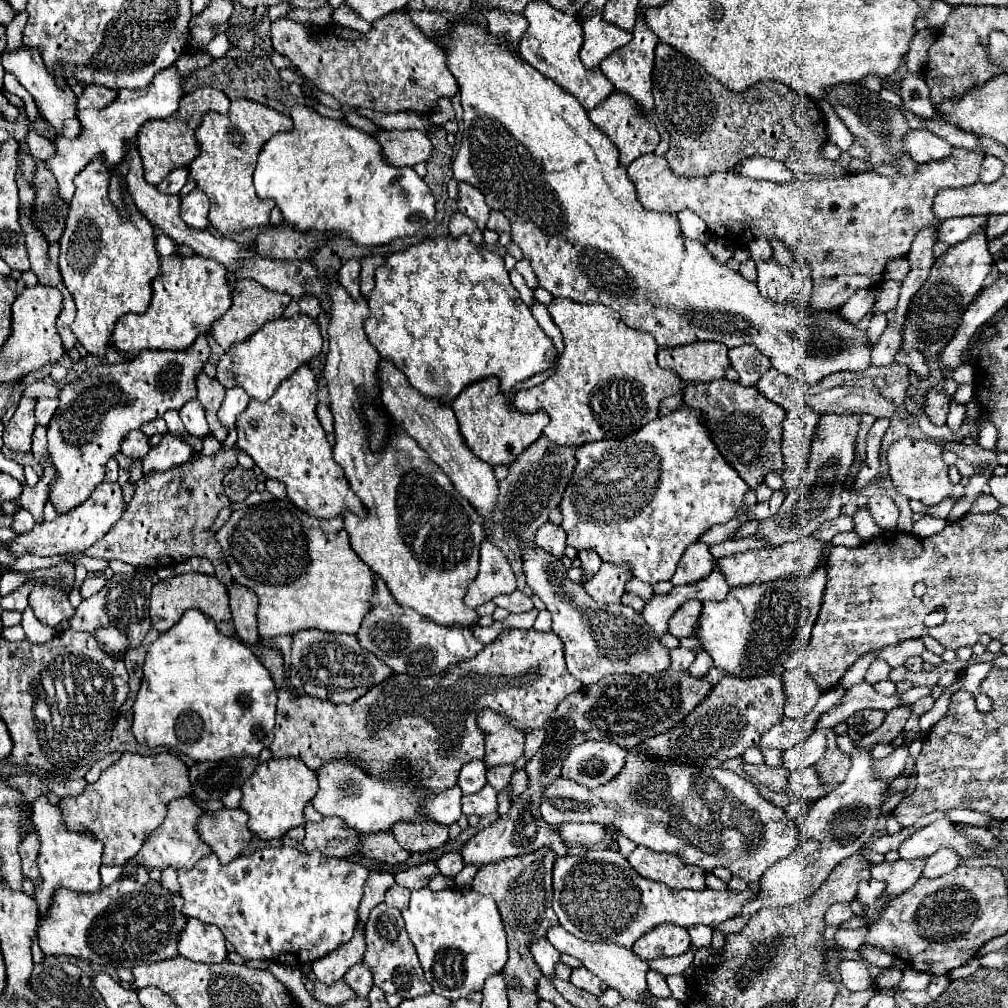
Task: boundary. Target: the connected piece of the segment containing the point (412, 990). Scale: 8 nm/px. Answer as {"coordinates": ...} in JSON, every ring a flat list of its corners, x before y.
{"coordinates":[[380,904,372,910,370,920,366,924,366,952,362,962,372,972,374,984,384,990,386,994,396,994,400,998,416,998,422,994,430,994,430,984,426,982,422,974,422,966,418,962,414,944,410,942,404,920,400,916,398,908,390,908,386,904]]}

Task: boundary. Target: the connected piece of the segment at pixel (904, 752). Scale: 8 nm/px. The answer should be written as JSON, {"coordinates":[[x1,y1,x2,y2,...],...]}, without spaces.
{"coordinates":[[908,744,898,746,890,756,882,760,872,758,874,770,878,770,878,778,886,778,886,782,892,782,904,770,906,760,908,760]]}

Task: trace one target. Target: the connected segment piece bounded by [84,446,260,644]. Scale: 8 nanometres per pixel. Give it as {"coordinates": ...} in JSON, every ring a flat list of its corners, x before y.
{"coordinates":[[236,446,220,448,214,456,196,454,190,462,182,466,174,466,174,470,140,478,136,482,132,502,128,504,122,518,112,526,112,530,106,536,102,536,84,554,92,558,120,560,132,566,144,566,152,570,176,566,192,556,208,558,216,568,216,578,228,590,230,612,232,612,238,638,246,644,256,644,260,640,256,630,258,598,254,590,234,584,226,560,220,552,220,544,216,542,214,532,210,532,210,526,214,524,218,512,230,504,222,488,222,478,232,468,238,466,236,458,238,458]]}

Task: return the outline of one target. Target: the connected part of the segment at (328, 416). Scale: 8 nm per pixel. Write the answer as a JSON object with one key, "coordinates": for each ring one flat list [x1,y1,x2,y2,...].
{"coordinates":[[318,404,318,408,316,408,316,414,318,414,318,420,320,420,322,428,326,430,328,438,330,438,330,434,332,434,332,412,330,412,328,404]]}

